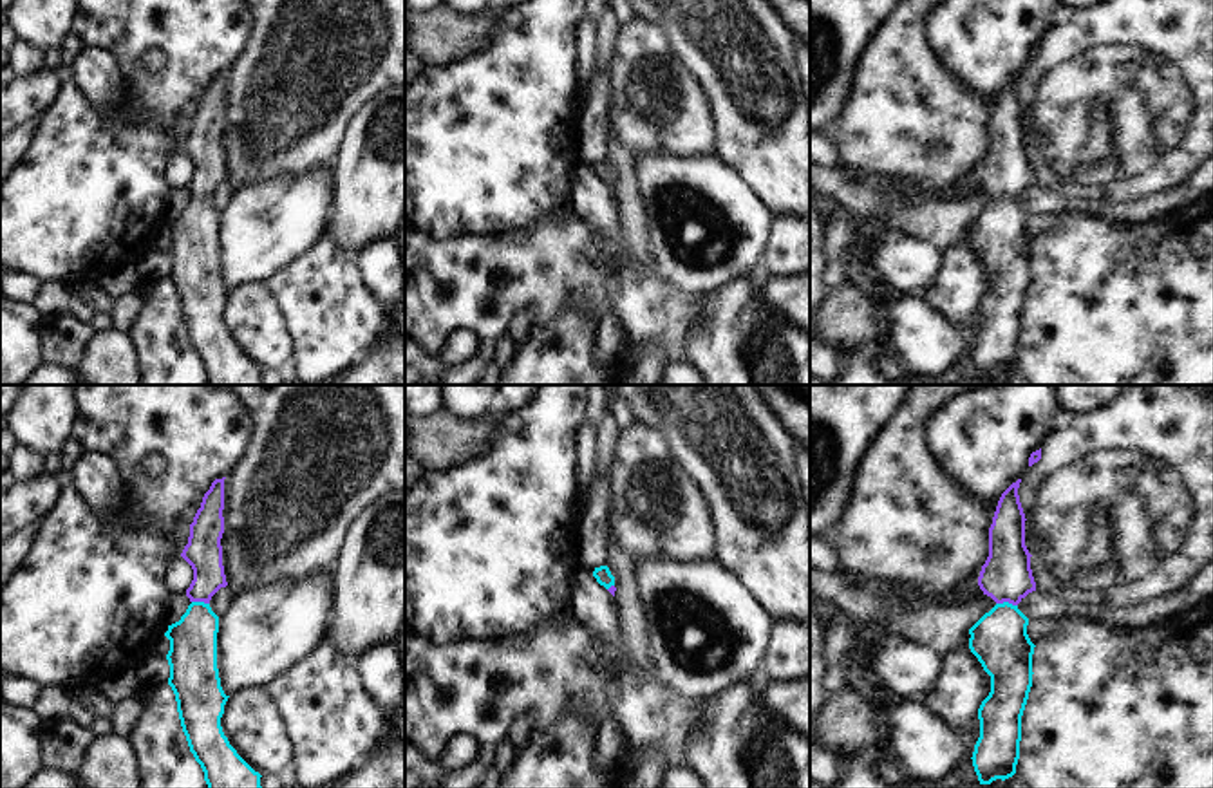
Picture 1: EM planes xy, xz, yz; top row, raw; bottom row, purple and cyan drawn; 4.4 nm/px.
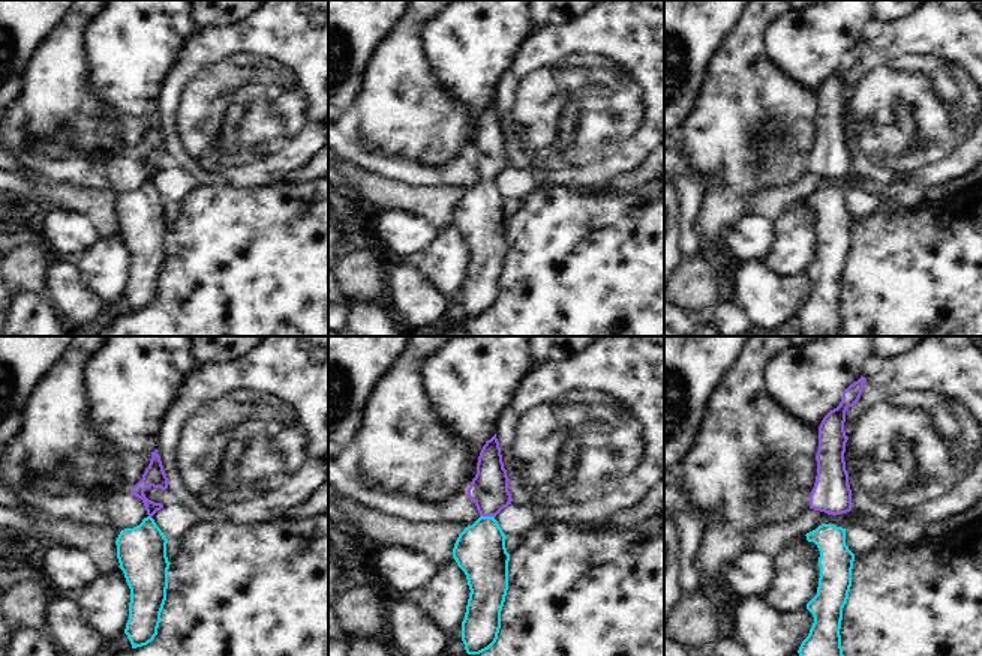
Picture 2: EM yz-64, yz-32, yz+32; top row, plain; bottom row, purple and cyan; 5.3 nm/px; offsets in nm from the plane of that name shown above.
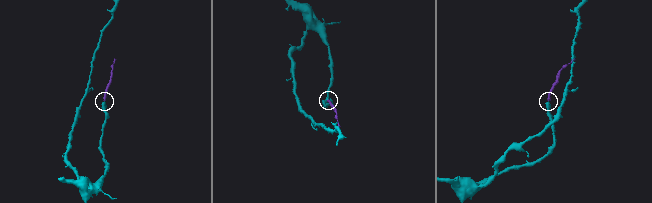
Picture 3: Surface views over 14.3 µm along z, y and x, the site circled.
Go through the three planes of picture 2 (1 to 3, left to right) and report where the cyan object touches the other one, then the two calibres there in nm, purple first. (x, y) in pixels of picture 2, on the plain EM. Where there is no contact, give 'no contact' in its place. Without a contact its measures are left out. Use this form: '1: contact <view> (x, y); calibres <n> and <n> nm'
1: no contact
2: contact yz-32 (488, 179); calibres 200 and 280 nm
3: no contact

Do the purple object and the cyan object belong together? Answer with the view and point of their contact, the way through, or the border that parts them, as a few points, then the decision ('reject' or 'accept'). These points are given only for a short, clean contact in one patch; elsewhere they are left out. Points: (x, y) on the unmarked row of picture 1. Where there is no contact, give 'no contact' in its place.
contact yz (1007, 196); way yz (1006, 172), (1007, 196), (1000, 237); accept

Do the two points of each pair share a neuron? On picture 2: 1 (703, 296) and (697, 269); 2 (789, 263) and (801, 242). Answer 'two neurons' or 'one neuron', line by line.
1: one neuron
2: one neuron

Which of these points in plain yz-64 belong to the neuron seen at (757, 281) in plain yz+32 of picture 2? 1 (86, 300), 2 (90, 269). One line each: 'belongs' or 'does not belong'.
1: belongs
2: does not belong

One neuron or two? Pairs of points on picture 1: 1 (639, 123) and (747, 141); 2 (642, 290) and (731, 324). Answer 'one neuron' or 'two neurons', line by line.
1: two neurons
2: two neurons

